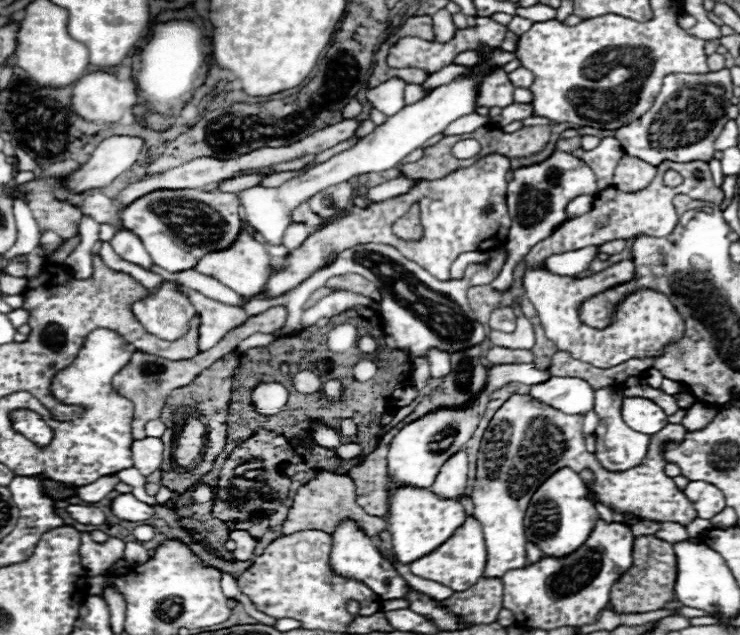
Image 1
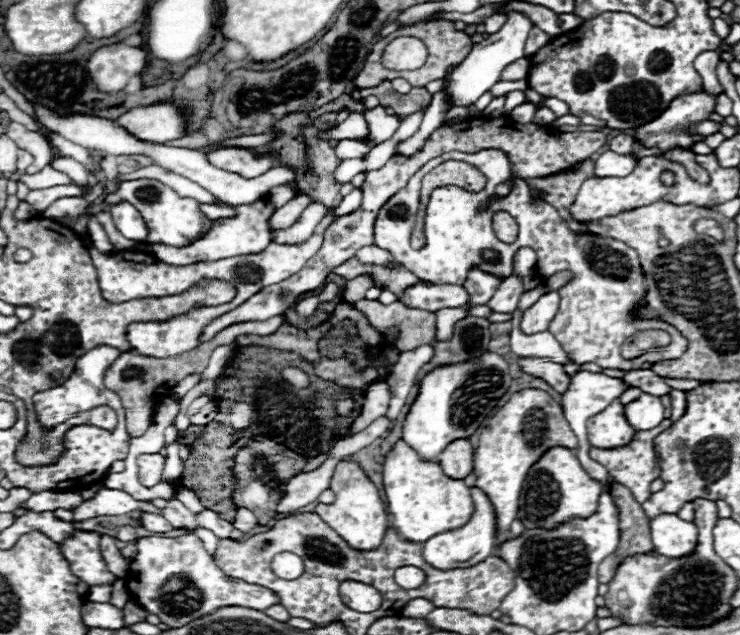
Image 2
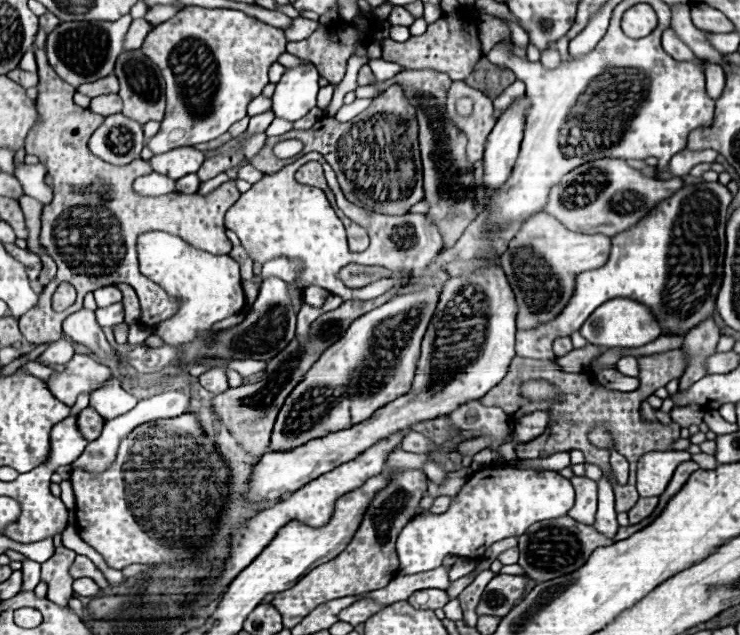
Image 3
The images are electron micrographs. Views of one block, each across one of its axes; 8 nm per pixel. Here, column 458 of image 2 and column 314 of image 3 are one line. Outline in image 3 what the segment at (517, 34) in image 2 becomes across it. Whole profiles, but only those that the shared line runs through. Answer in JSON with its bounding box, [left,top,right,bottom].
[272,62,318,122]

